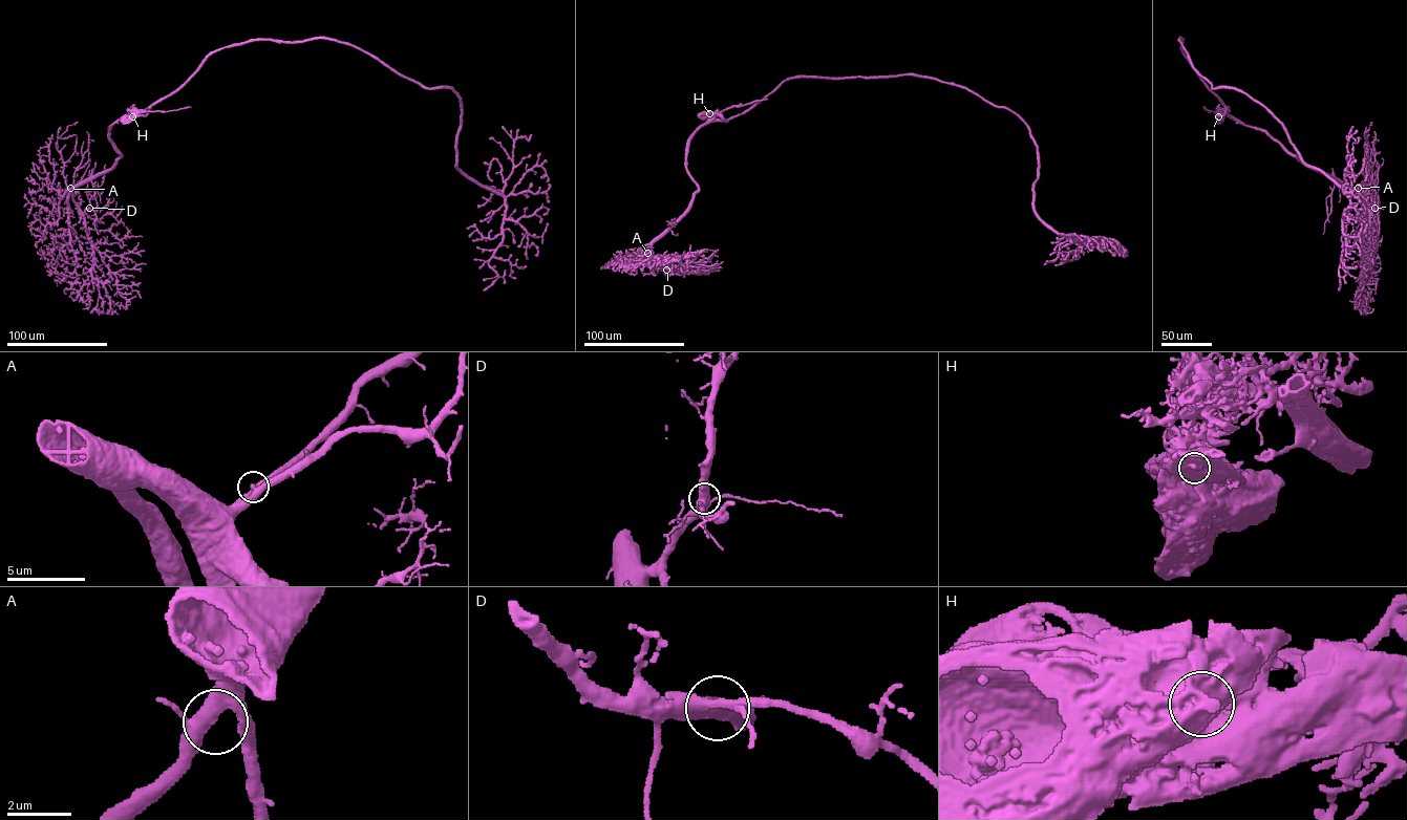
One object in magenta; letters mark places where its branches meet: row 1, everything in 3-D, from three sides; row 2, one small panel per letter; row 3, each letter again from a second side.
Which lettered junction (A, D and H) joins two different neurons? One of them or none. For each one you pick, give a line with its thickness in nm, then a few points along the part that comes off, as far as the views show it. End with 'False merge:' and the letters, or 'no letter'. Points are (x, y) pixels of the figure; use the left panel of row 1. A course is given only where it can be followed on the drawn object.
H: 750 nm thick; foreign part runs (132, 116), (139, 112), (190, 107)
False merge: H

